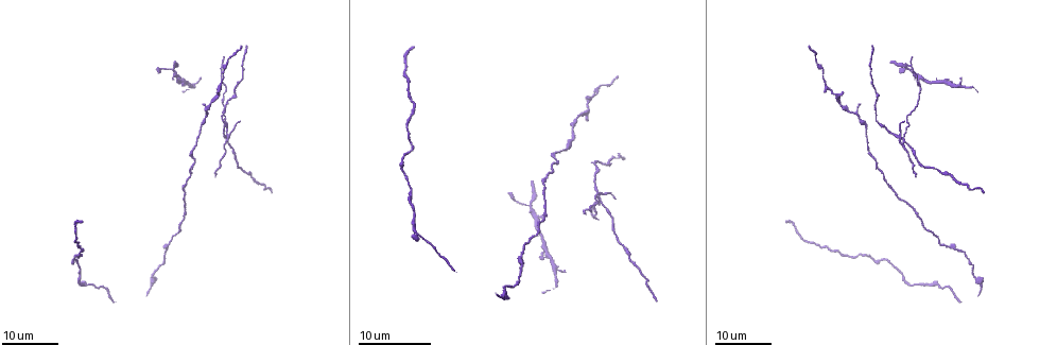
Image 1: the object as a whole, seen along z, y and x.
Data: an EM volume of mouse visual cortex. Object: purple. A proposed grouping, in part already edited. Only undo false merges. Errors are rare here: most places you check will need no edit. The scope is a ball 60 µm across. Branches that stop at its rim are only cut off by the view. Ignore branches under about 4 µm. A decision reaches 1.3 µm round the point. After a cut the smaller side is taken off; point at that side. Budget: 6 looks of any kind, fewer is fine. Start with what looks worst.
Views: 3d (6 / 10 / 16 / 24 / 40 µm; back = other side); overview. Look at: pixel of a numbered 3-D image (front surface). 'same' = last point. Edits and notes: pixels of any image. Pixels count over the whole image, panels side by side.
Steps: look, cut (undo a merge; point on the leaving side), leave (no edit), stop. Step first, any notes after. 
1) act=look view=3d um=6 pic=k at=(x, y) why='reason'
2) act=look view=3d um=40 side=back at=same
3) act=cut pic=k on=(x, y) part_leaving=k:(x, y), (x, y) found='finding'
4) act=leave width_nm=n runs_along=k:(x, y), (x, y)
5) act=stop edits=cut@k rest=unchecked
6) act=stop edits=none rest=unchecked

act=look view=3d um=16 pic=1 at=(227, 138) why='looks like a crossing'

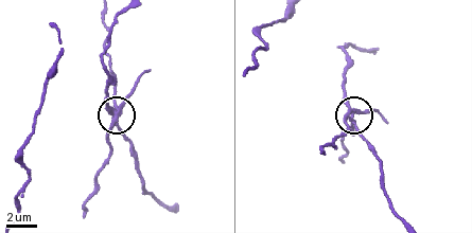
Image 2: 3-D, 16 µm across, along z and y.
act=look view=3d um=10 at=same

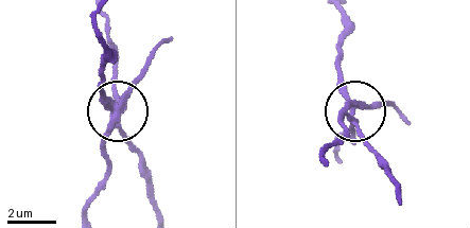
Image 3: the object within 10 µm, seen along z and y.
act=cut pic=3 on=(101, 142) width_nm=230 part_leaving=3:(116, 117), (104, 14) found='a second neuron is stuck on'

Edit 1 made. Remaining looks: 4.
act=look view=overview

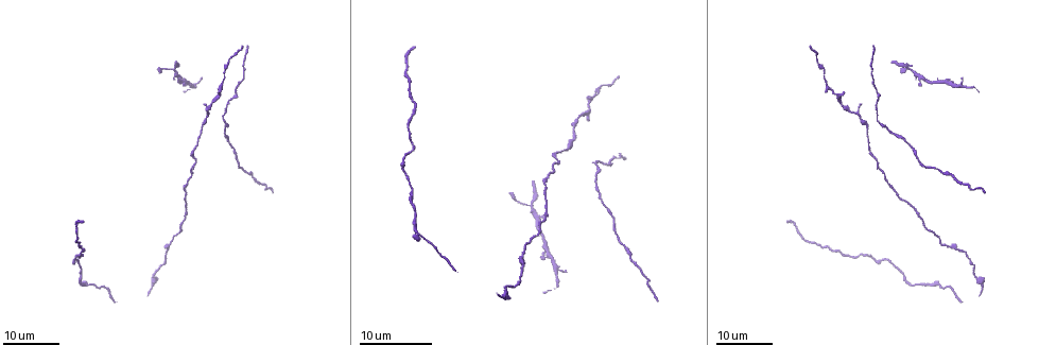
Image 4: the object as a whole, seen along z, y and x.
act=look view=3d um=16 pic=4 at=(854, 111) why='three-way junction'

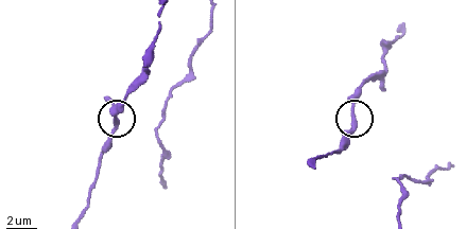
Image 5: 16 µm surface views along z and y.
act=look view=3d um=10 pic=5 at=(353, 121)

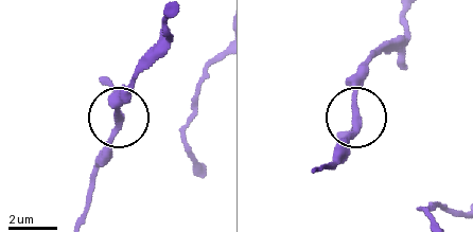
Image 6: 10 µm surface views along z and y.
act=leave runs_along=6:(82, 213), (102, 146), (116, 122), (122, 87) found='all the same neuron'

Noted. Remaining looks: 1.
act=stop edits=cut@3 rest=unchecked

